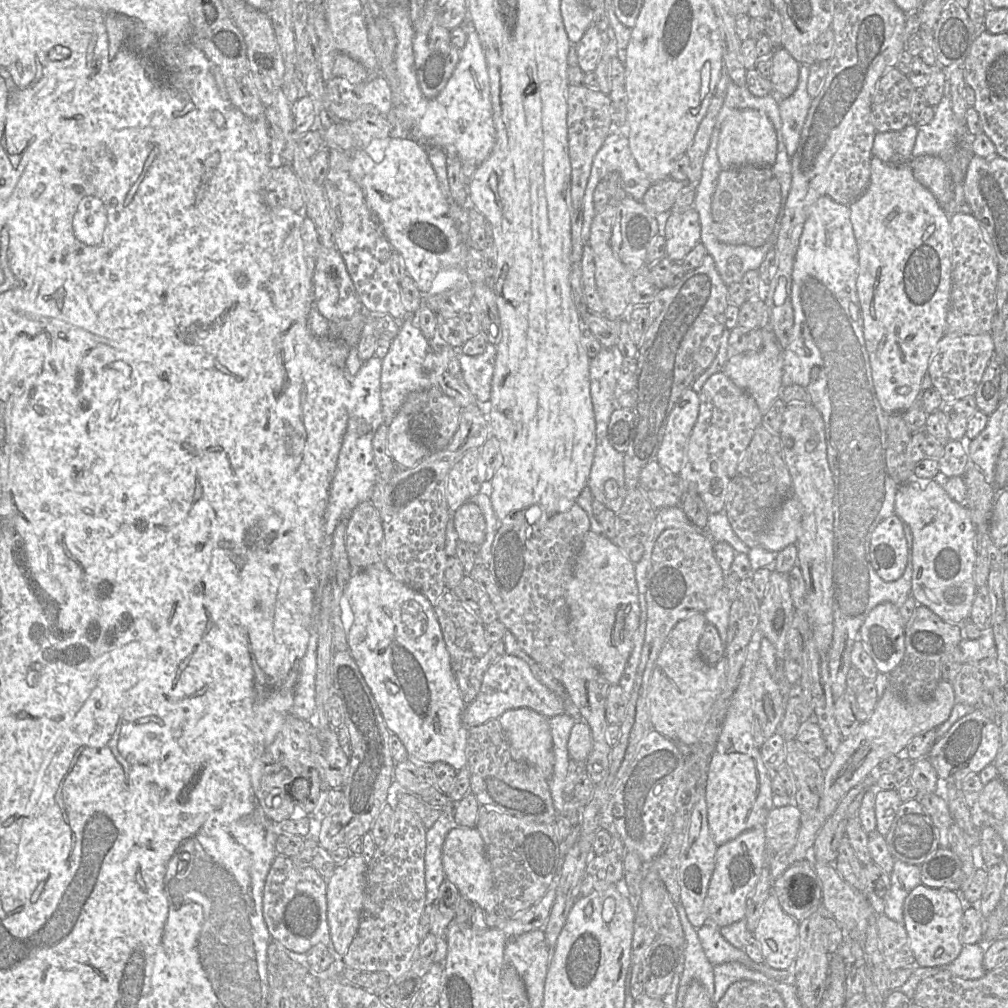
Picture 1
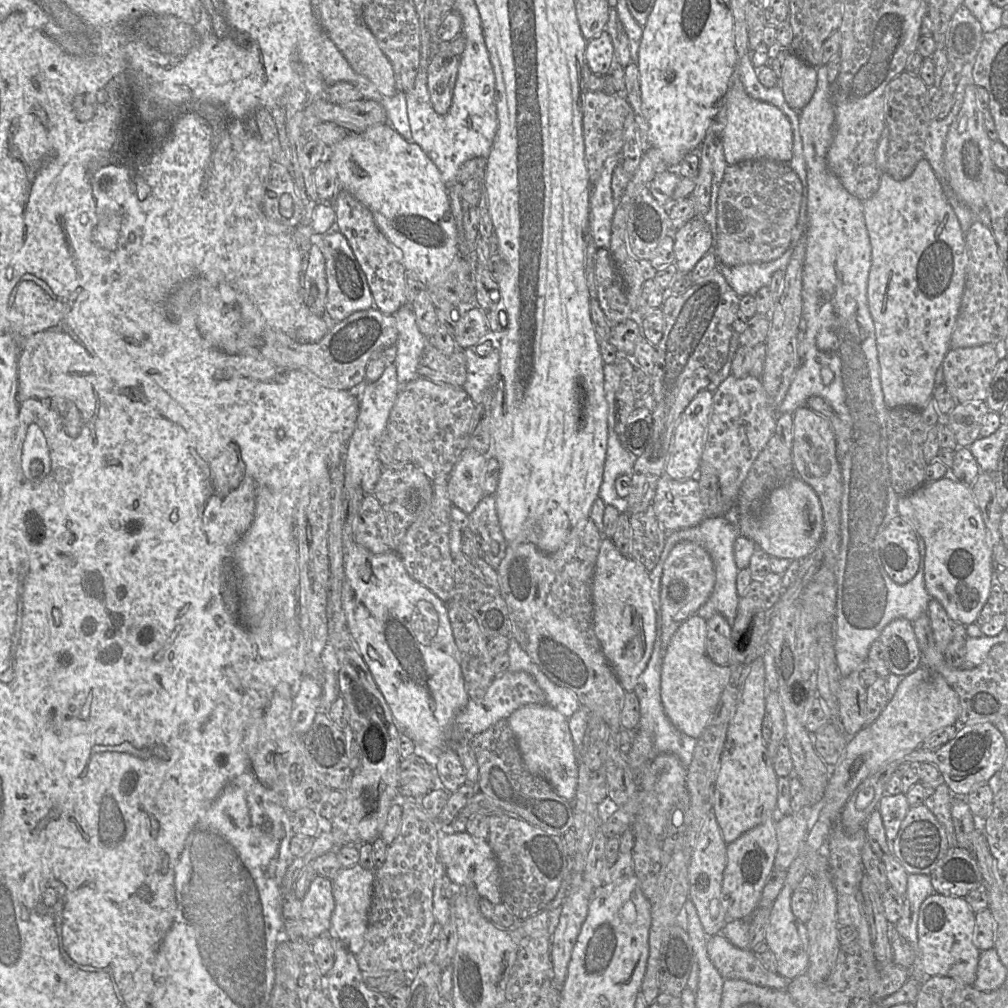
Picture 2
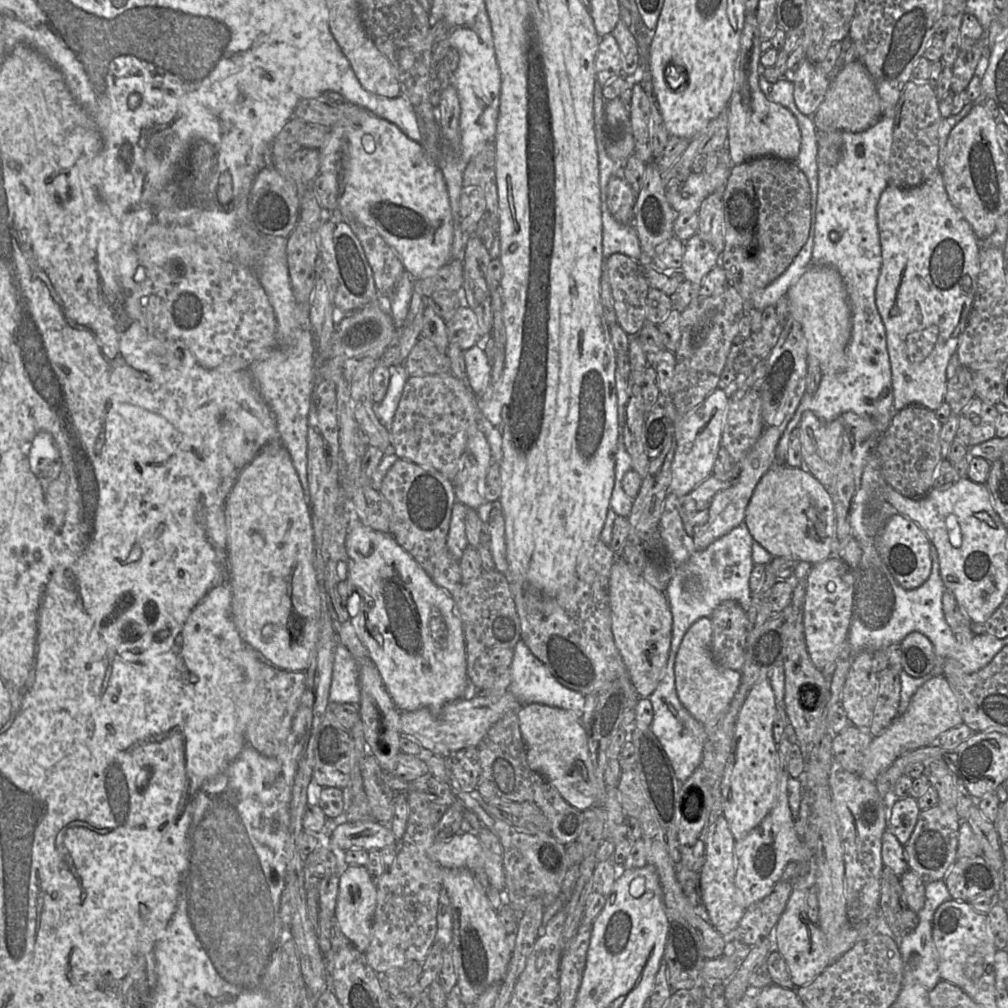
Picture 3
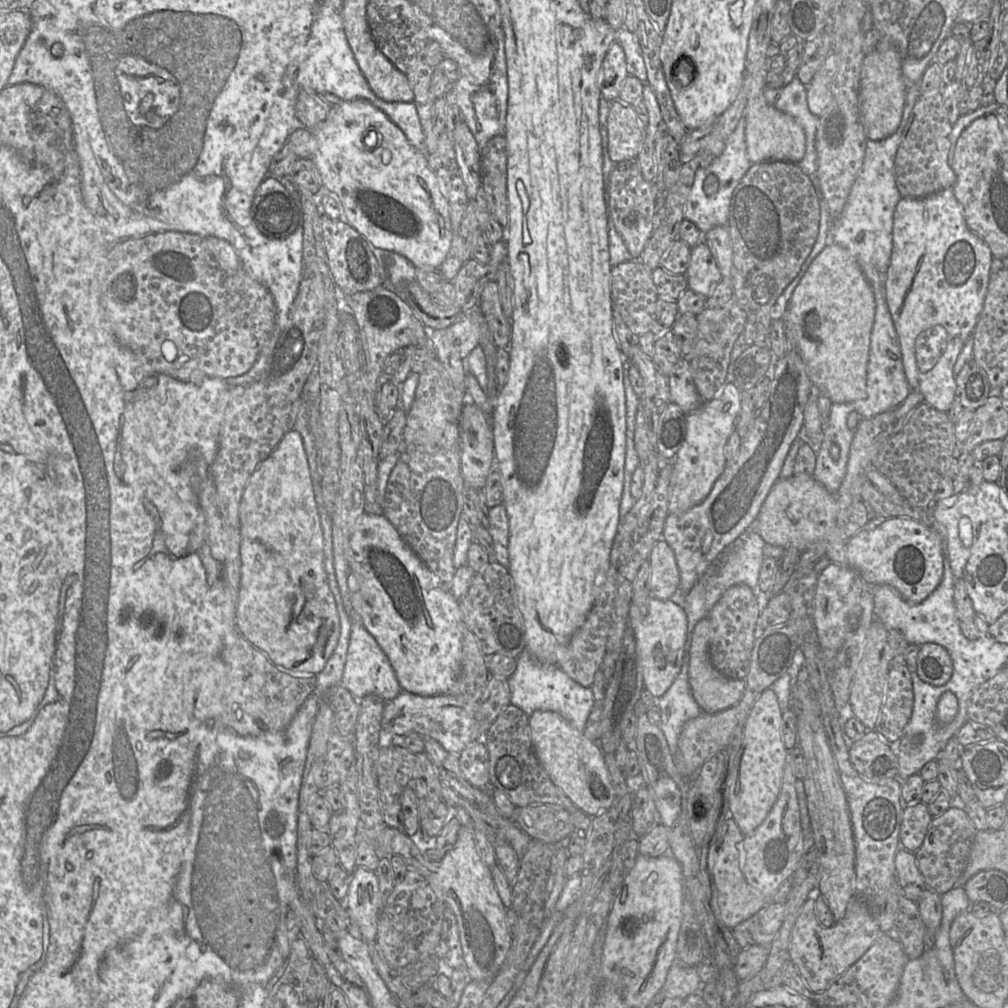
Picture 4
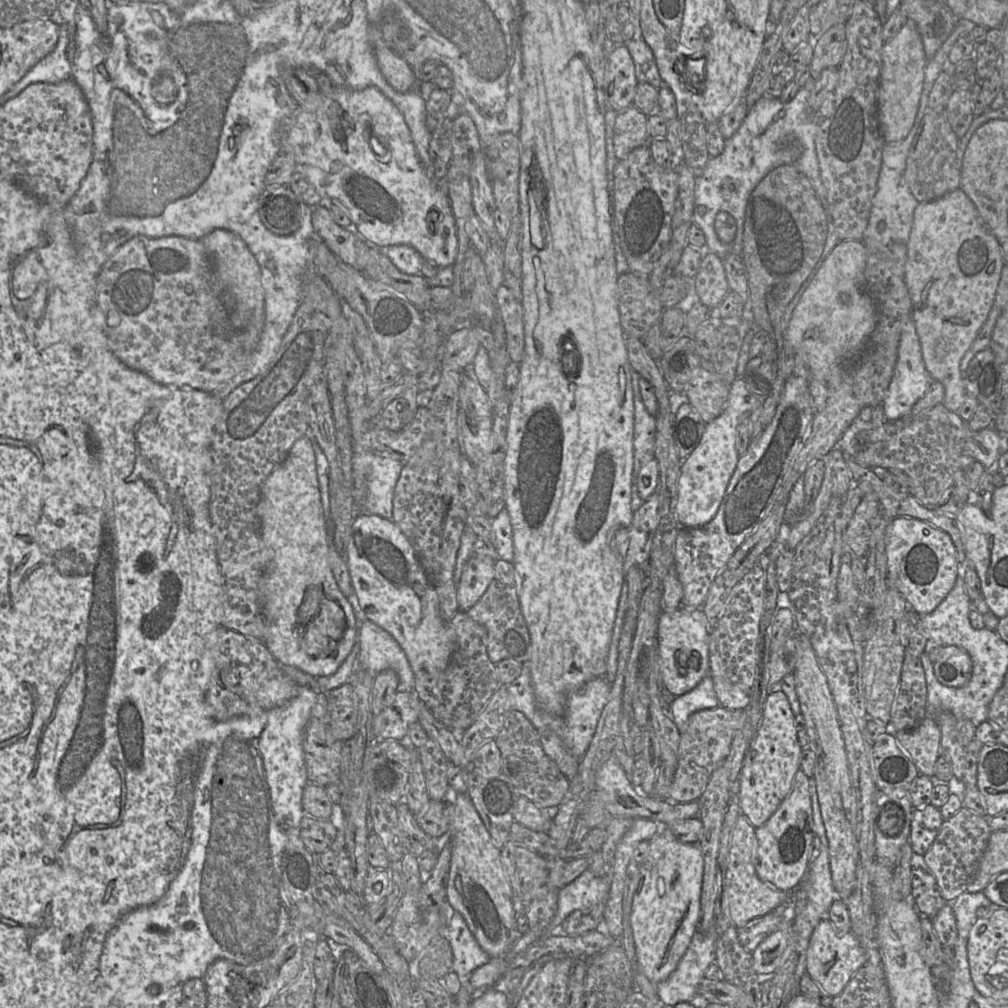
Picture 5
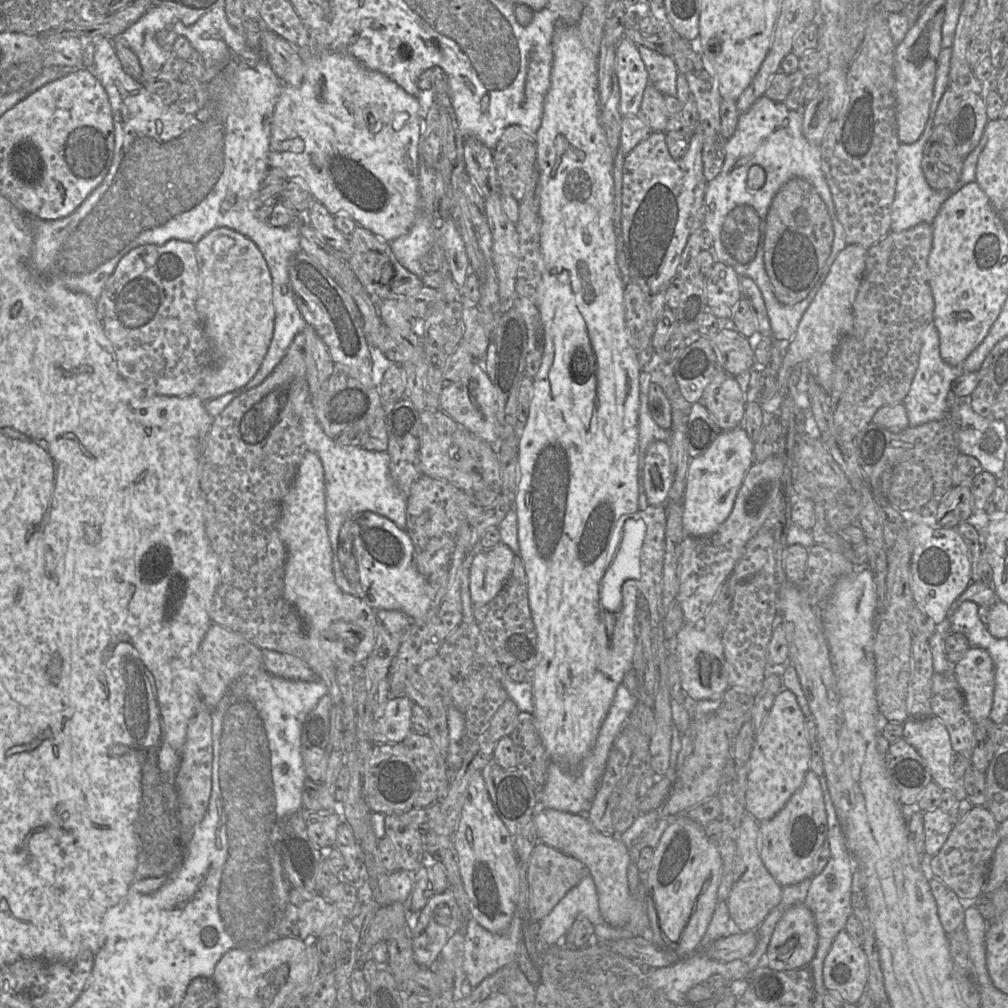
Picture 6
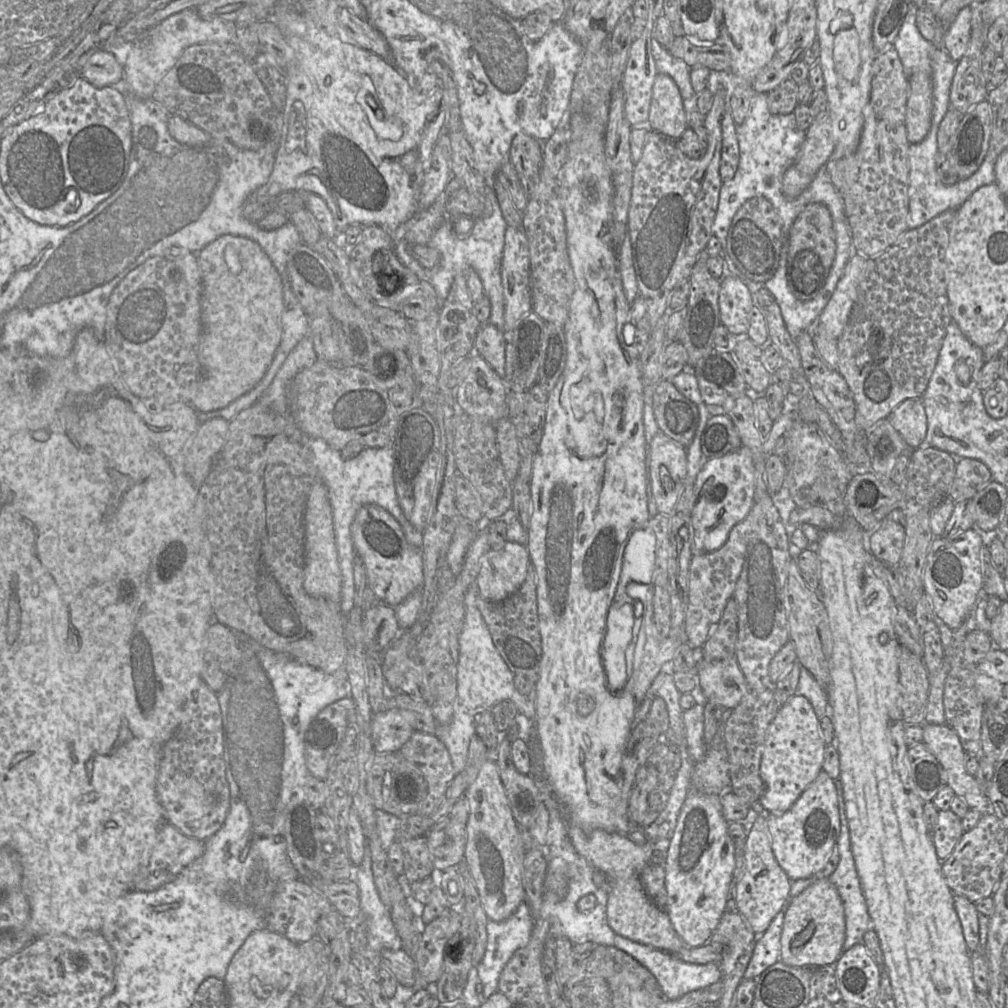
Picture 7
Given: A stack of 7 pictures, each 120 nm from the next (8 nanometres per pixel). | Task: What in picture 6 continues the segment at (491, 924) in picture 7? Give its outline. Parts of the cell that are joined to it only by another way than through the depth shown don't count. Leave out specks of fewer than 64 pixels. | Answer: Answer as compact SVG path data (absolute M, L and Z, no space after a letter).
M515 913L510 925L502 933L492 933L483 928L474 918L464 918L464 960L463 970L472 987L478 986L484 979L513 962L522 943L521 918Z

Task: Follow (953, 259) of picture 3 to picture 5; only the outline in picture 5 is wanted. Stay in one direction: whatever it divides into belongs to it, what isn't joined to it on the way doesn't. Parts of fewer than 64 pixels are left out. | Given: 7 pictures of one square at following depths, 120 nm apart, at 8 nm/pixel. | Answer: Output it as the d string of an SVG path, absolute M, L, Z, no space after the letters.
M959 187L940 198L921 202L915 208L905 264L905 282L912 302L911 319L920 340L925 367L932 379L944 386L942 405L955 414L967 395L960 363L988 319L1003 266L998 241L983 224L974 203Z

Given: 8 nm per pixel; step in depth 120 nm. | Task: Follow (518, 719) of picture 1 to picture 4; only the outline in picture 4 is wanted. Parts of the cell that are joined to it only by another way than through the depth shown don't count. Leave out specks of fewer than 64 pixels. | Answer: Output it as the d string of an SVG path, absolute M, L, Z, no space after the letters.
M536 710L529 716L529 725L535 754L553 783L590 816L609 809L616 792L598 745L557 712Z

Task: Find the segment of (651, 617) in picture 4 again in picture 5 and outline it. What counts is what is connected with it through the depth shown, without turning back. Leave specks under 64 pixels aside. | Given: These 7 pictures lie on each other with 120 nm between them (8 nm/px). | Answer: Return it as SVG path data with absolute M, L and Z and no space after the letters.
M680 607L674 612L662 612L658 619L657 638L659 651L659 665L663 682L668 691L677 696L693 690L706 676L709 675L709 643L713 627L707 621L701 608L688 609Z

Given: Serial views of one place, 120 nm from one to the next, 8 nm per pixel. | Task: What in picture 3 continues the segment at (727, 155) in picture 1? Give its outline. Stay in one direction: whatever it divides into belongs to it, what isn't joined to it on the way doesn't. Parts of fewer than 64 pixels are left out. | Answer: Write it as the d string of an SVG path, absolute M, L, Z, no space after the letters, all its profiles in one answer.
M757 8L755 13L748 14L748 18L743 27L740 52L735 68L734 87L726 109L728 113L728 137L726 147L728 148L730 159L734 165L764 156L773 156L781 160L795 161L799 155L801 146L801 132L795 116L780 104L768 100L760 89L759 77L760 75L763 76L762 73L766 67L763 67L760 63L763 52L761 50L762 41L756 13Z

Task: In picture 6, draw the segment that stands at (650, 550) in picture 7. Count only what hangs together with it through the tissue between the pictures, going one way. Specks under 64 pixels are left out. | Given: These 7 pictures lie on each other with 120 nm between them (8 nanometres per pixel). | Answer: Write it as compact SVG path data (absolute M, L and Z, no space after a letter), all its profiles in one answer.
M629 519L625 522L619 549L601 582L601 601L605 609L618 610L624 582L641 577L641 551L646 529L643 520Z

